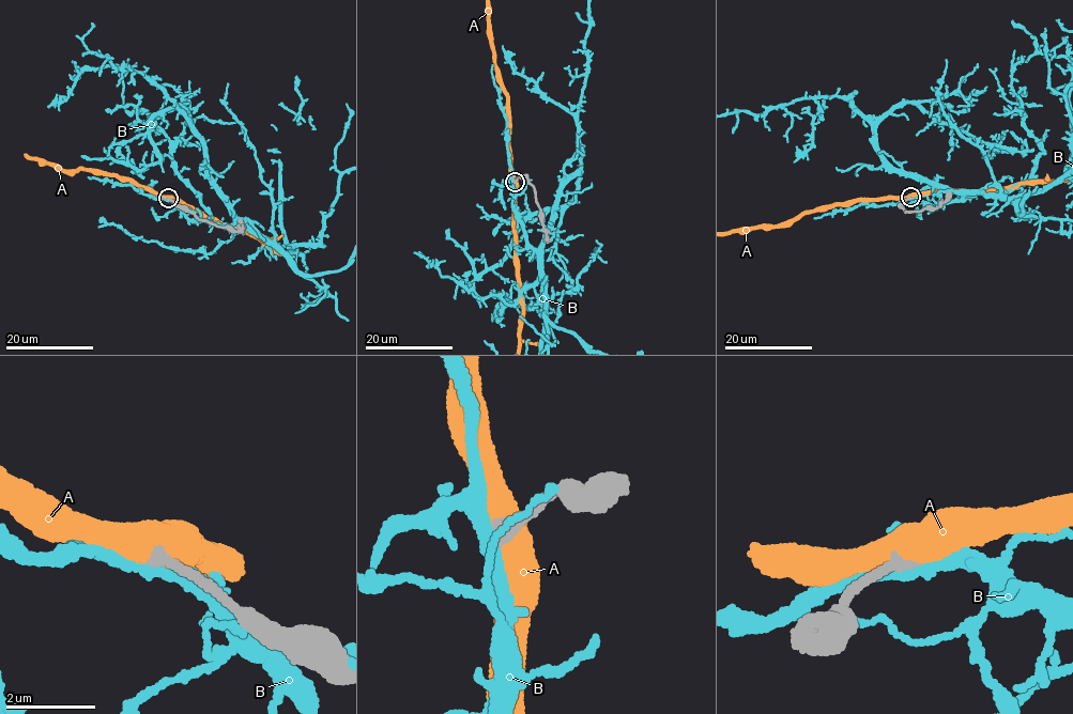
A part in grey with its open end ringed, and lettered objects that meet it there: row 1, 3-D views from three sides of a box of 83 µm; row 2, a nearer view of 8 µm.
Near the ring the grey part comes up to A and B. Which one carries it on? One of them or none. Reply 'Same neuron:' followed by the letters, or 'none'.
Same neuron: A

